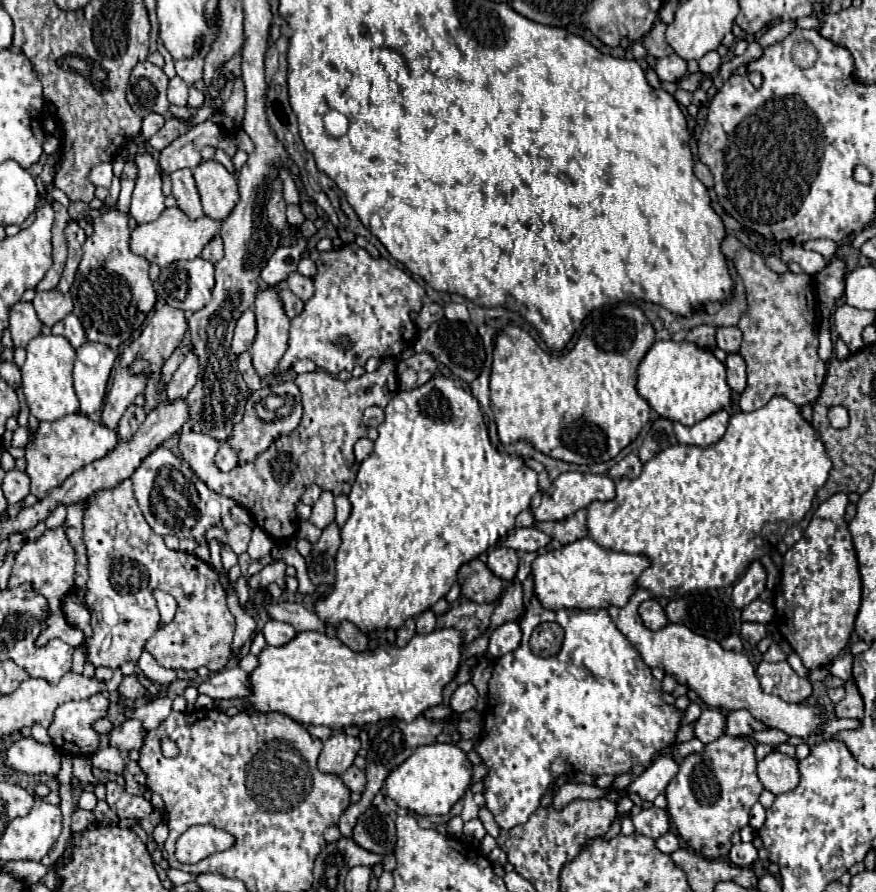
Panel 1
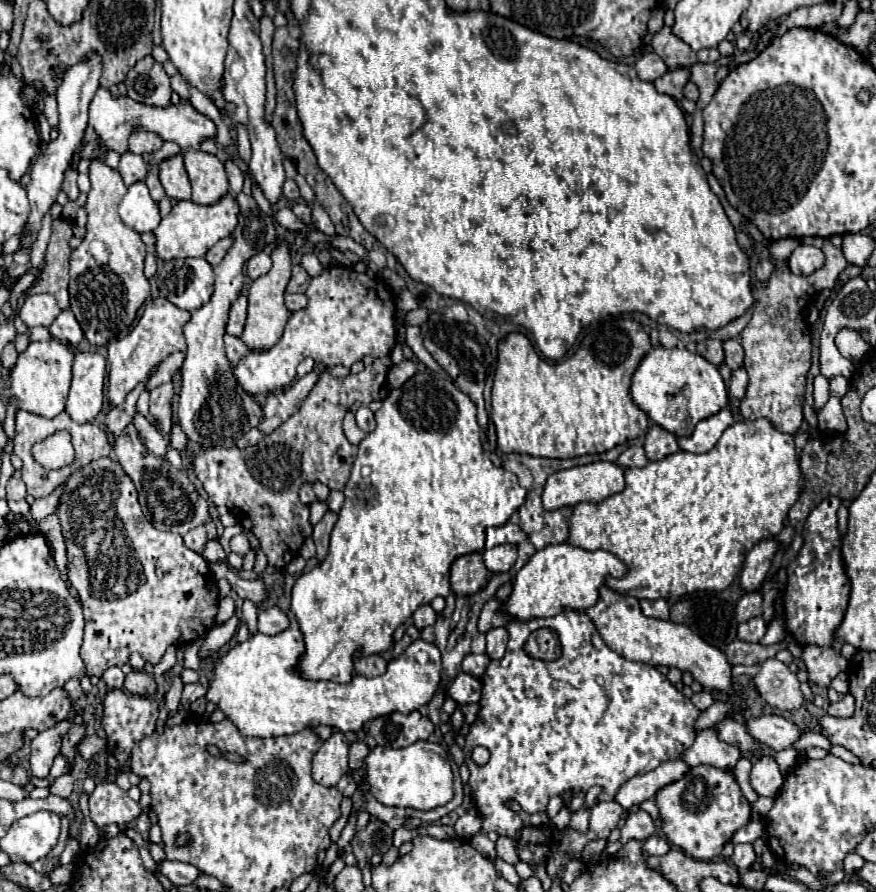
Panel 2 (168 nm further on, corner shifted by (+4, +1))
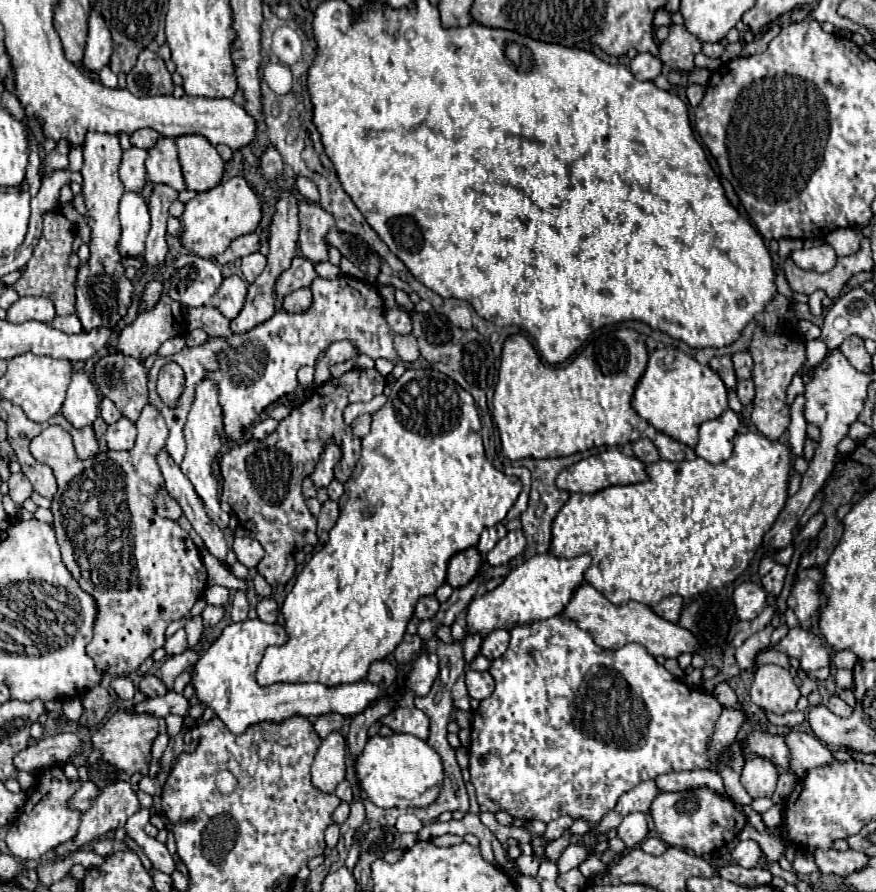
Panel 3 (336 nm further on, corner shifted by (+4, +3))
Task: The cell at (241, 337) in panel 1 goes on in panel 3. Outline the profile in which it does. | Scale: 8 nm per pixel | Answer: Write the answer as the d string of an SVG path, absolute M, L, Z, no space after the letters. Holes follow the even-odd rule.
M231 275L217 289L217 293L215 293L215 307L227 319L233 321L239 315L239 311L243 309L245 297L247 297L247 283L241 277Z

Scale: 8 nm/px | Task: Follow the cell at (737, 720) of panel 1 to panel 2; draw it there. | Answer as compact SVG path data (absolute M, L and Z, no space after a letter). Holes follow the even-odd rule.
M761 715L757 719L751 719L751 721L747 721L747 731L759 743L763 743L775 751L793 747L801 737L801 729L795 723L791 723L779 715Z

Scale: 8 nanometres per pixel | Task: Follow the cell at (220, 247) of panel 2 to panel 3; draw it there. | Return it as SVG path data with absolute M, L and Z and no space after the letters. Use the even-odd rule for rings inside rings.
M249 233L249 235L237 237L235 241L231 241L231 245L221 255L217 255L215 261L221 265L227 265L227 263L233 263L235 259L241 259L255 251L259 251L259 237L257 237L257 233Z

